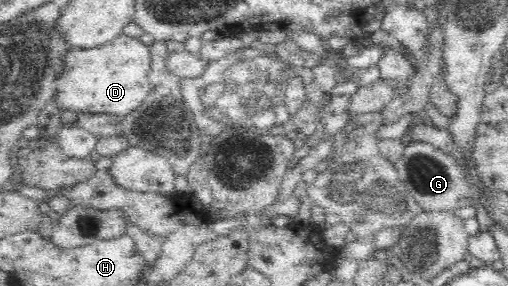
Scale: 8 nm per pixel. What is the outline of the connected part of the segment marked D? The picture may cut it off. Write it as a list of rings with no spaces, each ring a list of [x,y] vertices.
[[[124,32],[113,41],[95,47],[75,47],[67,53],[65,75],[56,80],[57,100],[61,109],[71,109],[77,113],[89,111],[126,116],[137,109],[150,92],[148,73],[151,66],[150,47]]]

